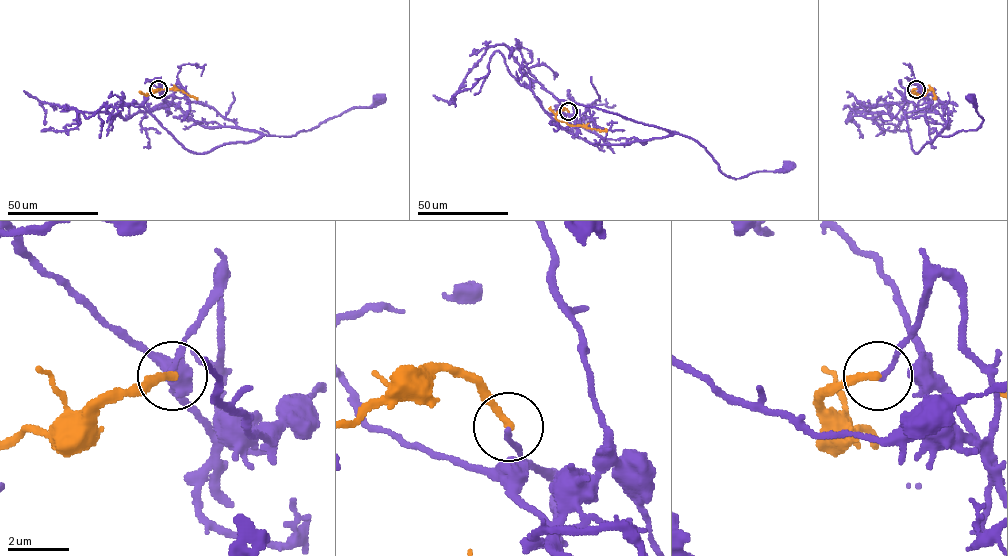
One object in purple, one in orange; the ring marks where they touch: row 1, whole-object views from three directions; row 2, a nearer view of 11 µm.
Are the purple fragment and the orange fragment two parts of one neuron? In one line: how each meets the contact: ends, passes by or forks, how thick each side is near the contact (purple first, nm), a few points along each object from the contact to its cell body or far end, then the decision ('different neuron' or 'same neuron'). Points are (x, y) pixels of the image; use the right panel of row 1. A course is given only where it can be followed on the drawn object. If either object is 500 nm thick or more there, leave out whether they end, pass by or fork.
purple passes by | orange ends | 110/220 nm | purple via (916, 89), (922, 99), (931, 95), (943, 102), (942, 136), (980, 126), (983, 118), (973, 98) | orange via (916, 89), (913, 90), (923, 95), (929, 89), (933, 90), (933, 99) | different neuron

